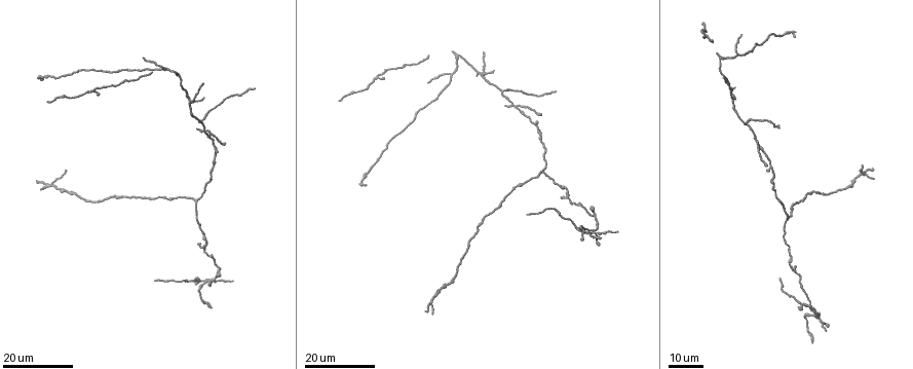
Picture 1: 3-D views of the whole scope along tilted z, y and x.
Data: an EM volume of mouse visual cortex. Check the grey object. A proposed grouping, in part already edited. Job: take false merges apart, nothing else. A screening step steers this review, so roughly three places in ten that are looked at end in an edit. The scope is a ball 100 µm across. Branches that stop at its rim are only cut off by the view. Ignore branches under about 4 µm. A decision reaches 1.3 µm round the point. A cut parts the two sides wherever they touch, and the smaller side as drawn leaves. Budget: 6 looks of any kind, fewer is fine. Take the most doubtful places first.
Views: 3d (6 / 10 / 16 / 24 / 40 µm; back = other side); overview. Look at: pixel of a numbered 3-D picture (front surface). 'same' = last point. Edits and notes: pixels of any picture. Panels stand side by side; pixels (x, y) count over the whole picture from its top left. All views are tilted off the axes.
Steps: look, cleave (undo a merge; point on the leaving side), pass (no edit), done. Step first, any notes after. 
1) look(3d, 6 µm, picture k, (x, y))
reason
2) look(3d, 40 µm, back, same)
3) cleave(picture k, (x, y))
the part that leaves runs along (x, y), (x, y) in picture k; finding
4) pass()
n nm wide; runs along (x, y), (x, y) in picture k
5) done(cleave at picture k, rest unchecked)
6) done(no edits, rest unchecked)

look(3d, 24 µm, picture 1, (515, 106))
four-way junction

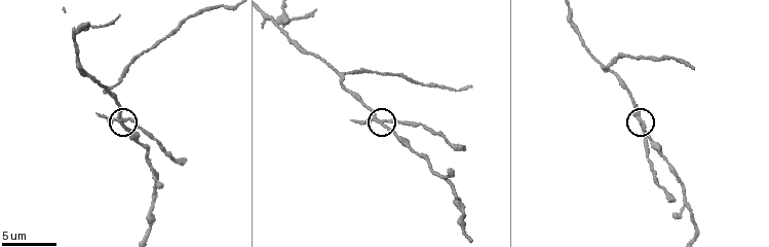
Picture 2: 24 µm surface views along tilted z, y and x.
look(3d, 6 µm, picture 2, (380, 120))

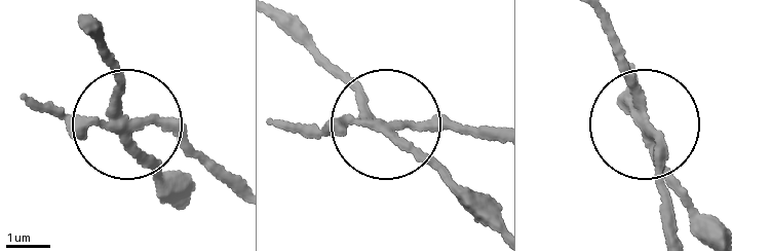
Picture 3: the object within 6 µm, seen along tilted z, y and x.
cleave(picture 3, (181, 132))
side arm 9 µm; the part that leaves runs along (126, 117), (228, 174) in picture 3; two cells meet here

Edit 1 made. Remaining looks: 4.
look(overview)

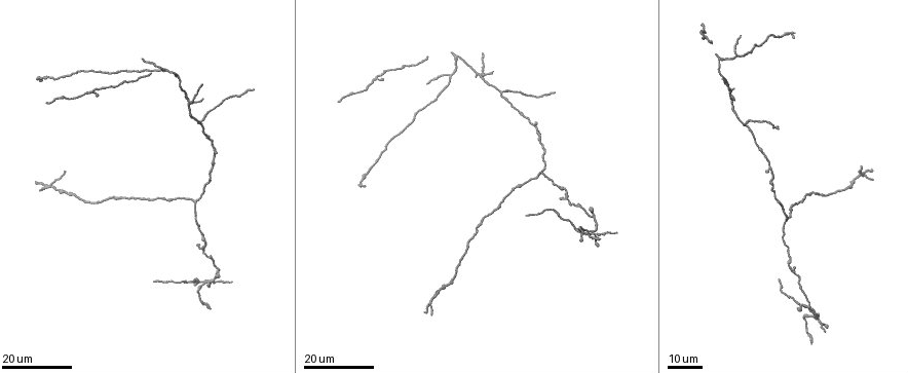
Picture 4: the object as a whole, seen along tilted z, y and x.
look(3d, 24 µm, picture 4, (592, 230))

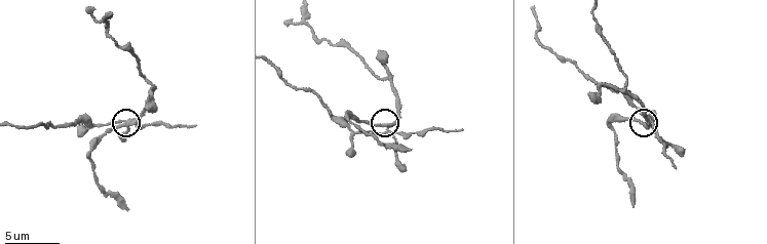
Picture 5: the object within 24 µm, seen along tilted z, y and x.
look(3d, 6 µm, picture 5, (388, 124))

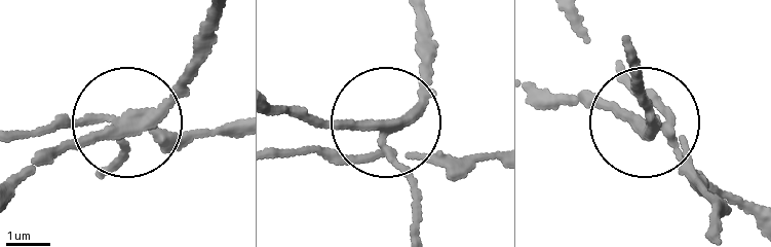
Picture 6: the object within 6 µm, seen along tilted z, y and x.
cleave(picture 6, (66, 114))
the part that leaves runs along (135, 116), (18, 137) in picture 6; a second cell is stuck on

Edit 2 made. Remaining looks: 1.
look(3d, 6 µm, picture 2, (601, 63))
three arms meet

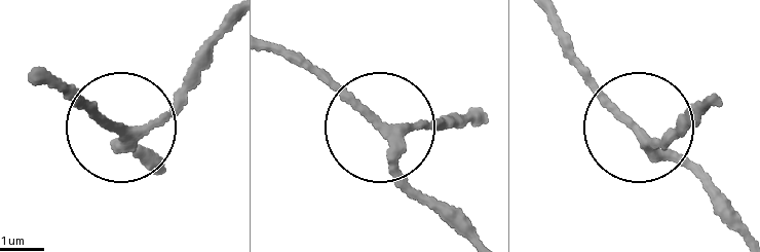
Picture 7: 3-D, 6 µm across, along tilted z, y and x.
pass()
runs along (751, 236), (641, 132), (657, 139), (698, 107) in picture 7; continuous, no second cell

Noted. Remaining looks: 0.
done(cleave at picture 3, cleave at picture 6, rest unchecked)

